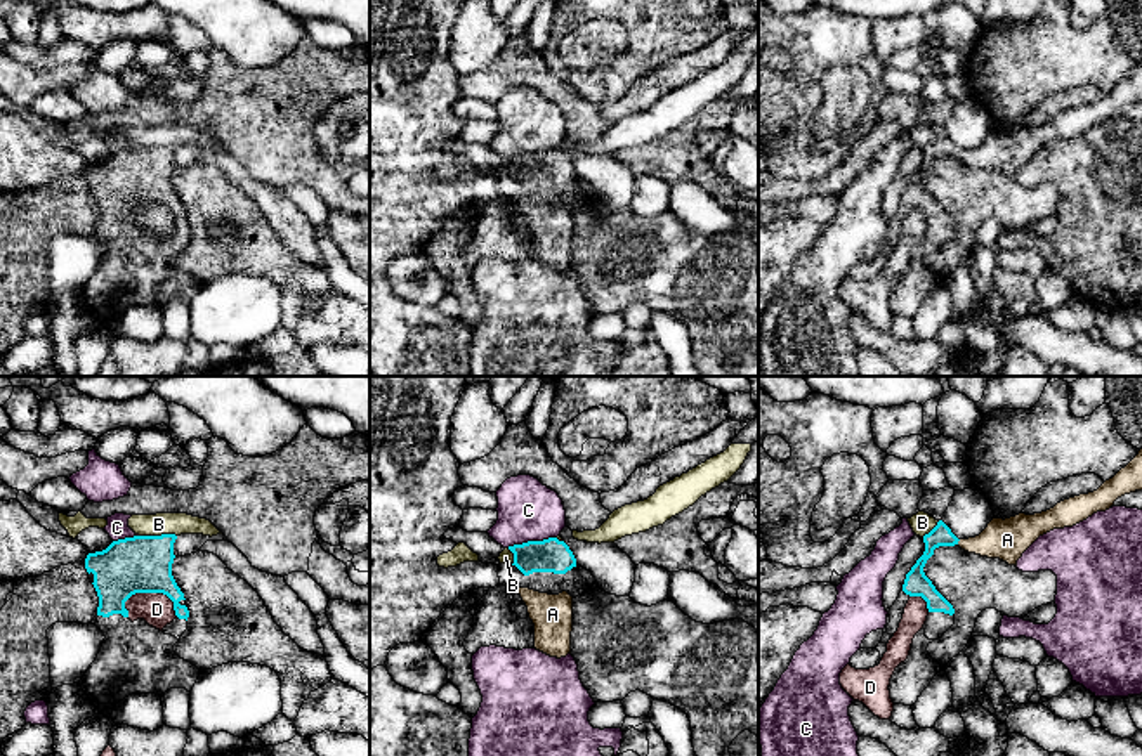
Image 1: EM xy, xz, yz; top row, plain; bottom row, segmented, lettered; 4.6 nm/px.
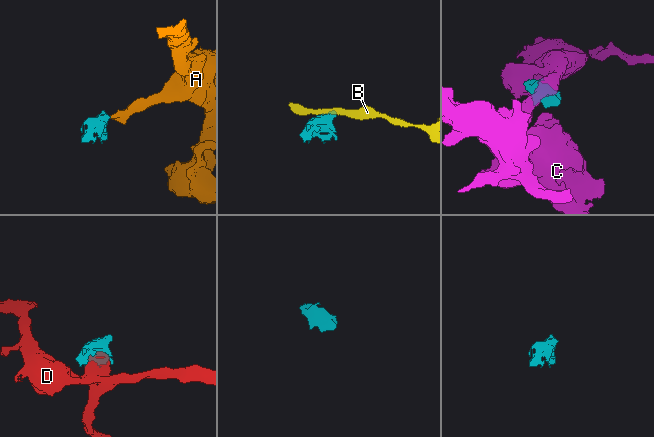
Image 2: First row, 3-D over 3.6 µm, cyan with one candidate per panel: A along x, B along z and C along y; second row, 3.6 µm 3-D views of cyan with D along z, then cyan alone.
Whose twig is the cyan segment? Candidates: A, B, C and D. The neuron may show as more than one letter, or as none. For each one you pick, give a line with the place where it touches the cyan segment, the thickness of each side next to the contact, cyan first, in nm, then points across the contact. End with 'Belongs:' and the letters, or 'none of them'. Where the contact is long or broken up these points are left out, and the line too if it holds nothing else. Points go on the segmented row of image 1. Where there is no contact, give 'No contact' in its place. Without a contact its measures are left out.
A: Touches cyan at yz (958, 540). Thickness 100 nm (cyan) against 190 nm. Path across: yz (941, 534), (958, 540), (1007, 540)
Belongs: A

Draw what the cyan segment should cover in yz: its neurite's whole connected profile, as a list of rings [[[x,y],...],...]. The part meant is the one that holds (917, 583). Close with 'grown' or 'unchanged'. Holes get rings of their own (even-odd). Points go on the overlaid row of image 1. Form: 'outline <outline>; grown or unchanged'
outline [[[1142,449],[1097,491],[1064,499],[1041,513],[1019,513],[1005,520],[993,518],[975,538],[958,539],[951,529],[939,520],[937,525],[923,536],[925,551],[906,574],[902,590],[889,610],[890,622],[882,636],[882,643],[889,643],[899,628],[904,607],[911,596],[922,596],[927,602],[927,621],[915,635],[908,659],[896,668],[890,678],[889,690],[892,702],[913,706],[942,668],[929,655],[927,647],[955,624],[955,609],[923,572],[935,548],[958,544],[968,553],[1000,558],[1008,565],[1017,565],[1022,553],[1040,536],[1053,529],[1073,527],[1097,512],[1109,510],[1118,498],[1135,491],[1142,491]]]; grown

